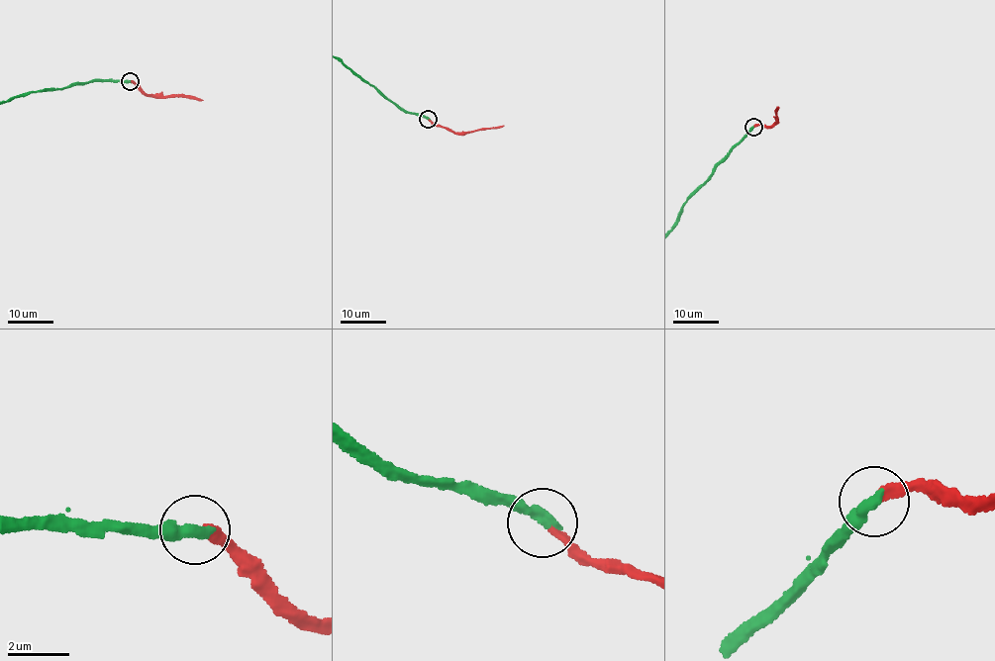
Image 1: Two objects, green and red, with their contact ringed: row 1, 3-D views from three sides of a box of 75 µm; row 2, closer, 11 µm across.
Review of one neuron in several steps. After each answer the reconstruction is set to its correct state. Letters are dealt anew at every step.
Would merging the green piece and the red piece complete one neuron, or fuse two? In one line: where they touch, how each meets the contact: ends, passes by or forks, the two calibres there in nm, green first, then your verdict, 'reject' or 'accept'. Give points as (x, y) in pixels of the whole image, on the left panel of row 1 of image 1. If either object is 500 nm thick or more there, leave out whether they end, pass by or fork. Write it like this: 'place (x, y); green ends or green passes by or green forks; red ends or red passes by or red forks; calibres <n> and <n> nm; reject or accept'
place (130, 81); green ends; red ends; calibres 400 and 240 nm; accept

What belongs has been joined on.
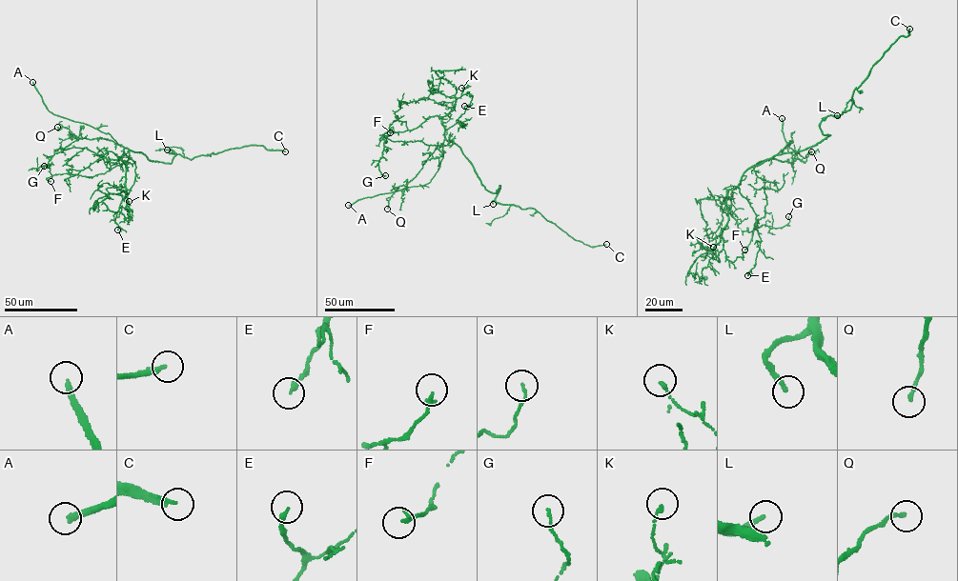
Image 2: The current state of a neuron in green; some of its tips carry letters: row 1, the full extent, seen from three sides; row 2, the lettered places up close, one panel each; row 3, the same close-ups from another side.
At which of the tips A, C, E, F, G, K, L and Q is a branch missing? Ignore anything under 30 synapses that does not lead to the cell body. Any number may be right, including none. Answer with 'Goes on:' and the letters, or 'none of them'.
Goes on: A, C, L

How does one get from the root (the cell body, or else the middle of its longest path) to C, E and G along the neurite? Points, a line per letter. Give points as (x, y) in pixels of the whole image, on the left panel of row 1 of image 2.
C: (148, 159), (169, 163), (175, 155), (170, 150), (170, 152), (191, 159), (254, 145), (285, 151)
E: (148, 159), (141, 151), (124, 149), (124, 153), (134, 164), (135, 175), (113, 215), (117, 230)
G: (148, 159), (125, 148), (119, 159), (108, 160), (73, 147), (55, 153), (49, 167), (36, 170), (44, 166)

